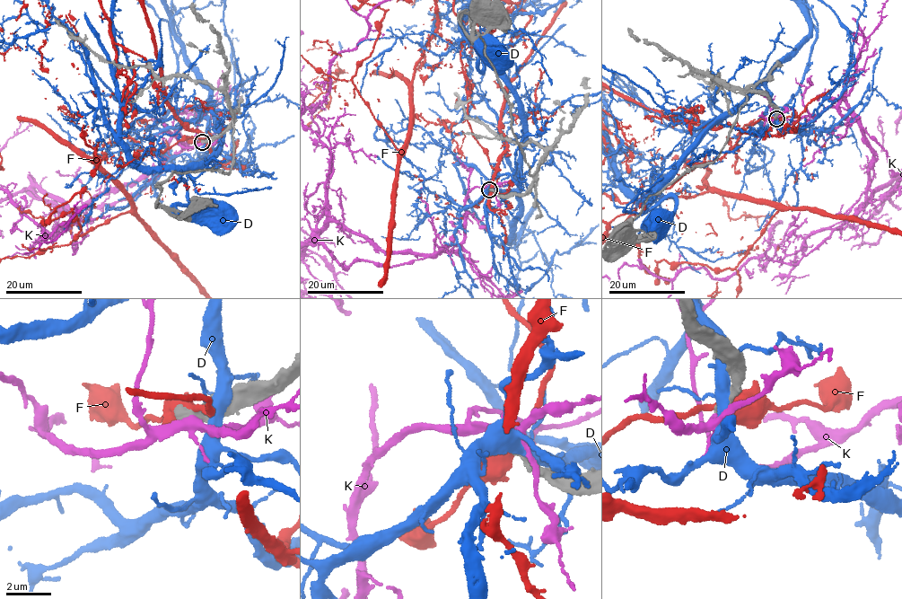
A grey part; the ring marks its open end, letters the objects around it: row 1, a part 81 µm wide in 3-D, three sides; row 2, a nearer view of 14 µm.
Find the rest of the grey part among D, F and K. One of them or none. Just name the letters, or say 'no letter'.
no letter

